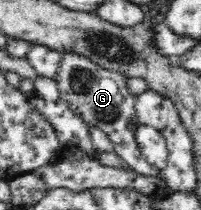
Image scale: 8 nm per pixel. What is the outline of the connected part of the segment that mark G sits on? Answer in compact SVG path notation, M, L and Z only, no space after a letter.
M62 51L60 65L54 80L60 99L68 102L73 109L90 127L96 127L106 133L115 145L115 153L126 162L130 169L142 175L161 177L161 172L154 170L144 159L139 150L135 135L126 128L126 123L136 116L134 96L126 91L124 74L100 68L91 59L79 53Z

